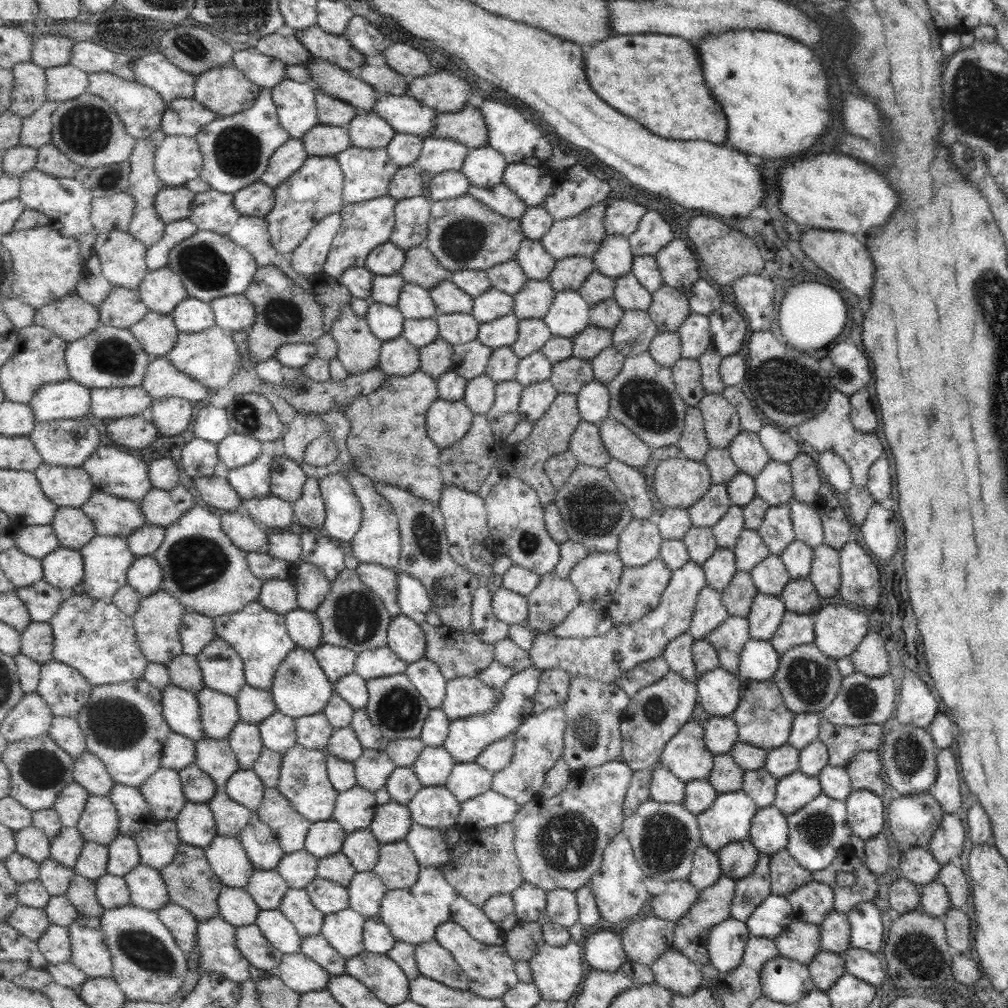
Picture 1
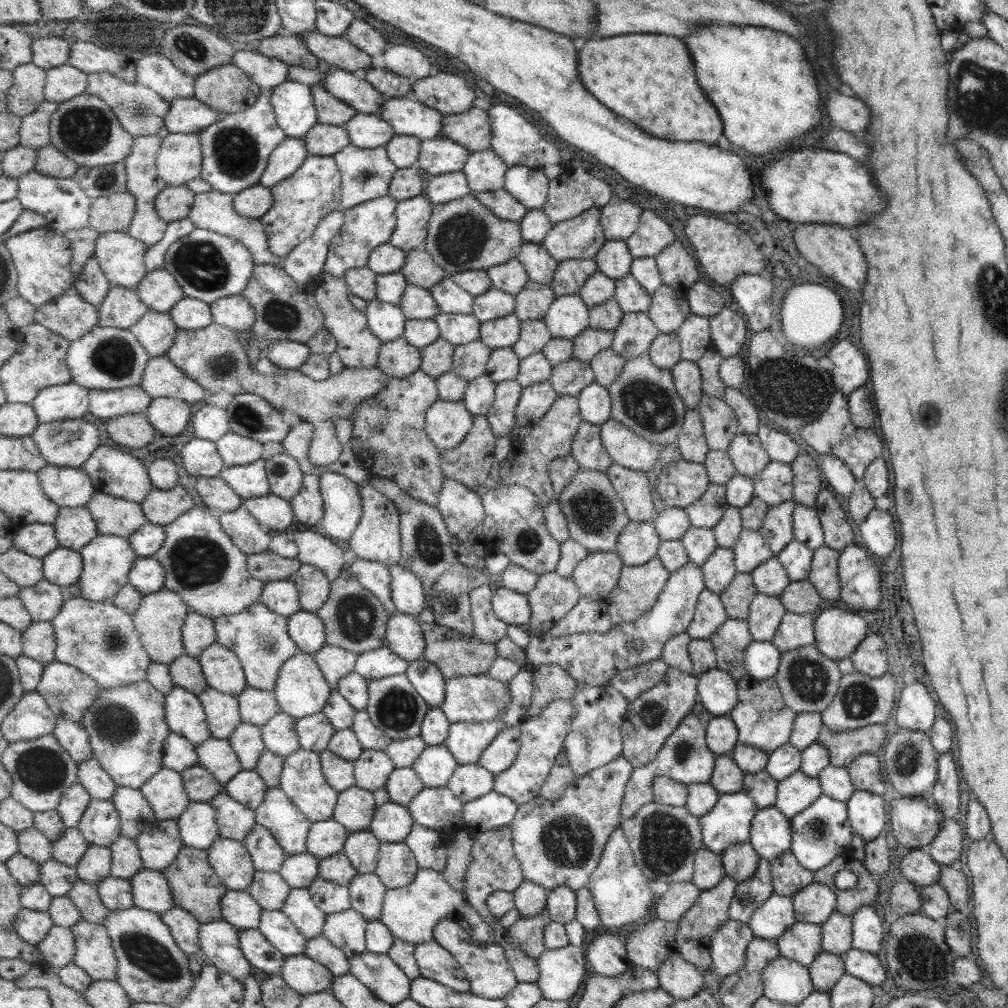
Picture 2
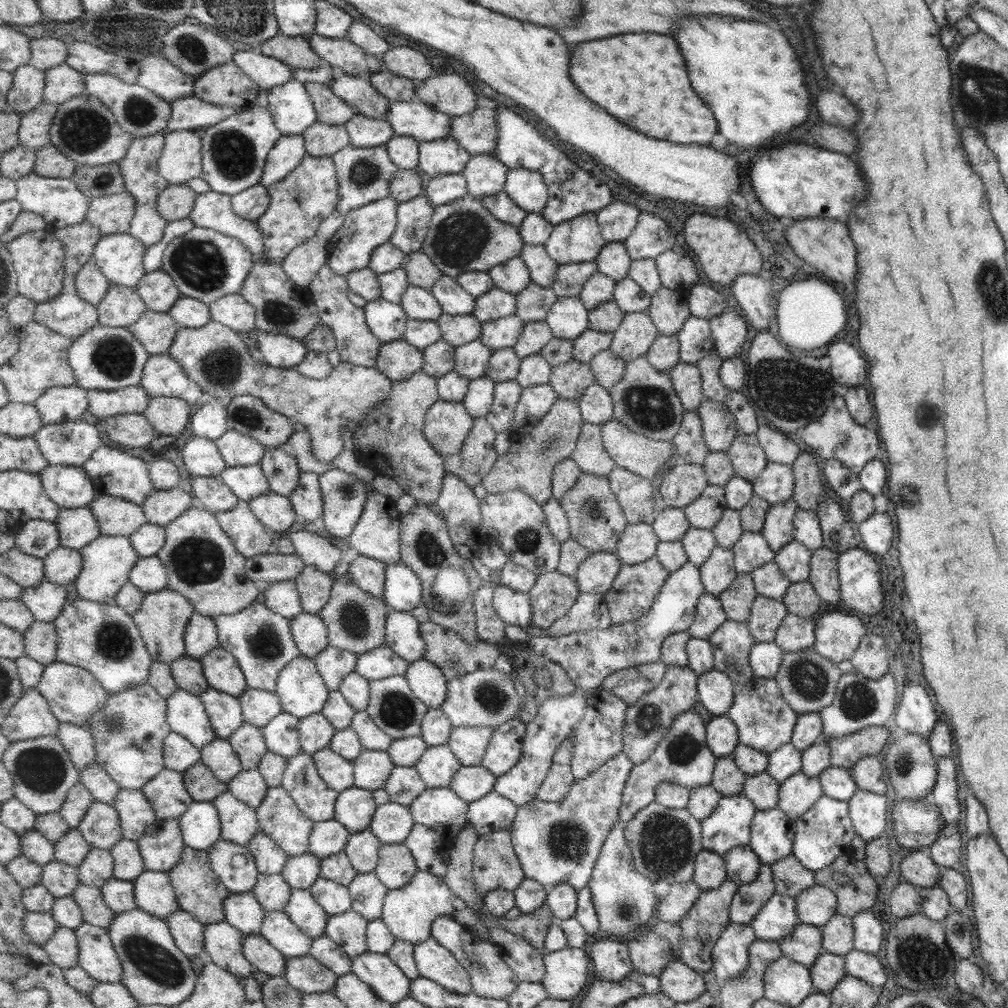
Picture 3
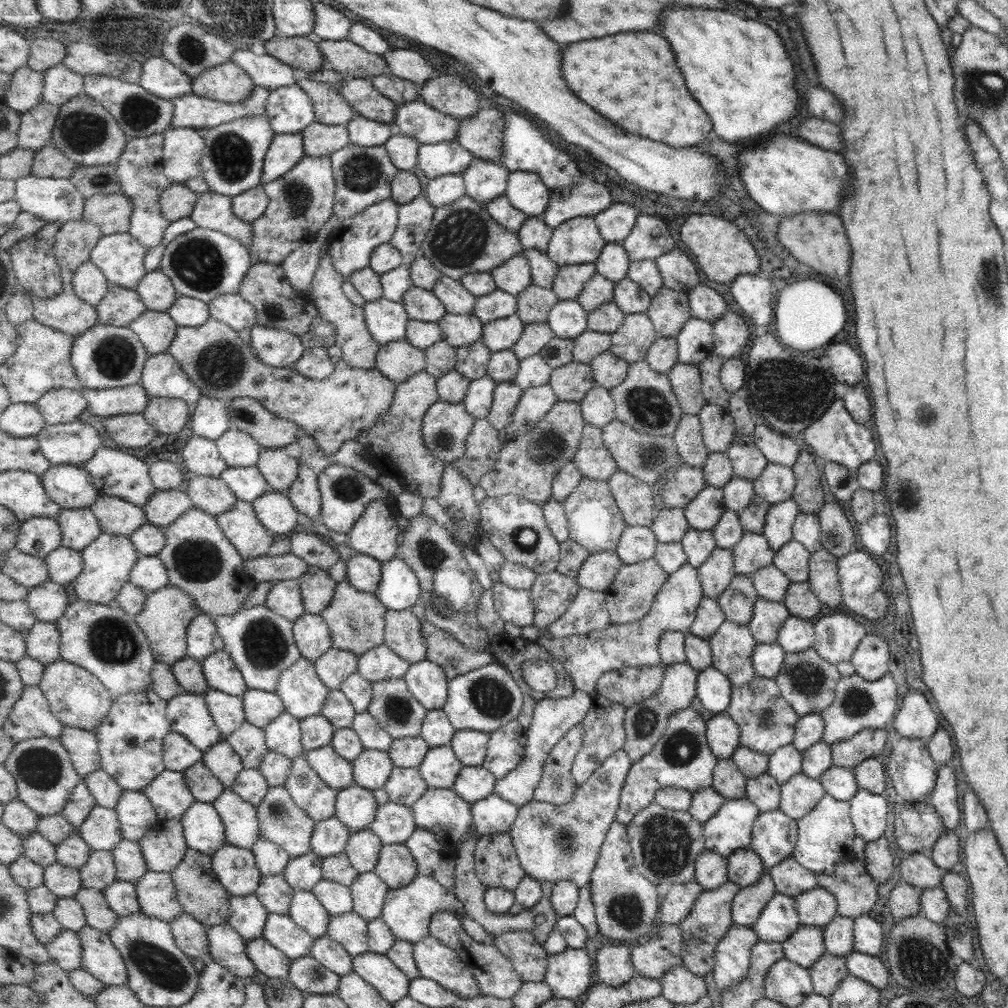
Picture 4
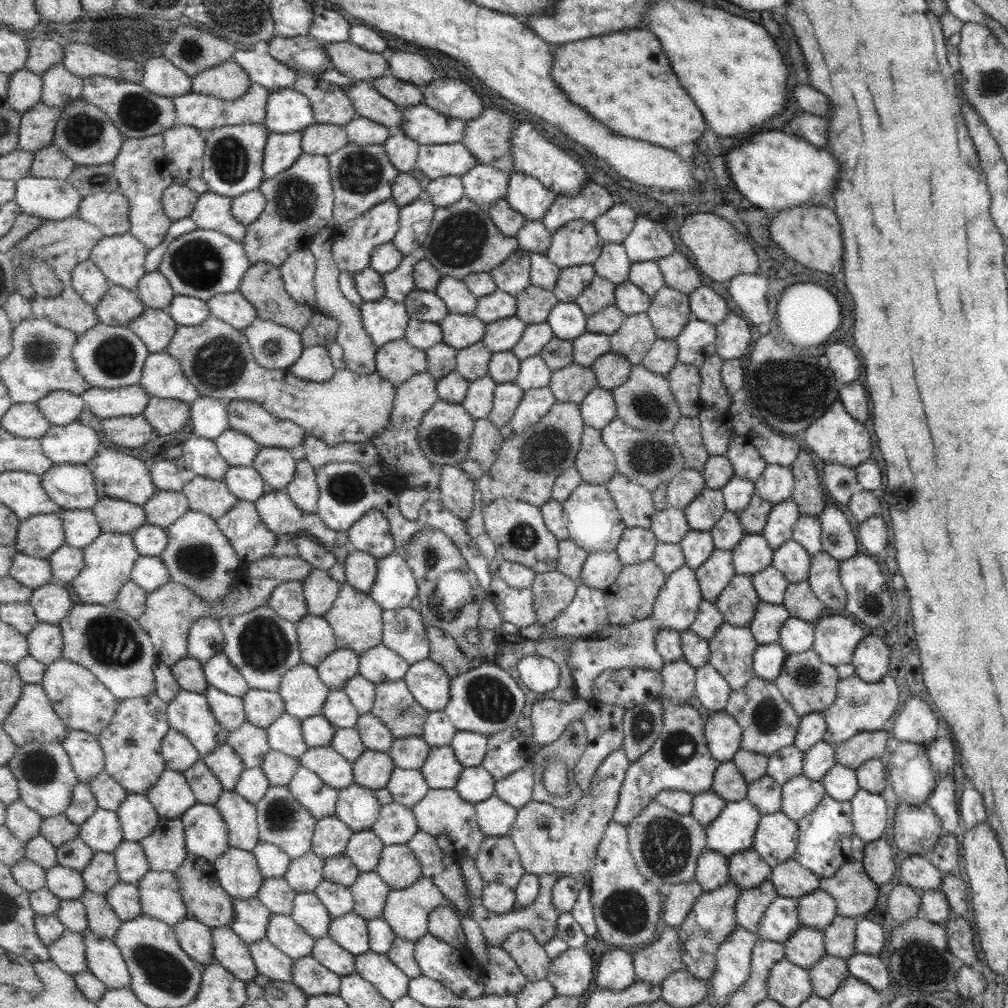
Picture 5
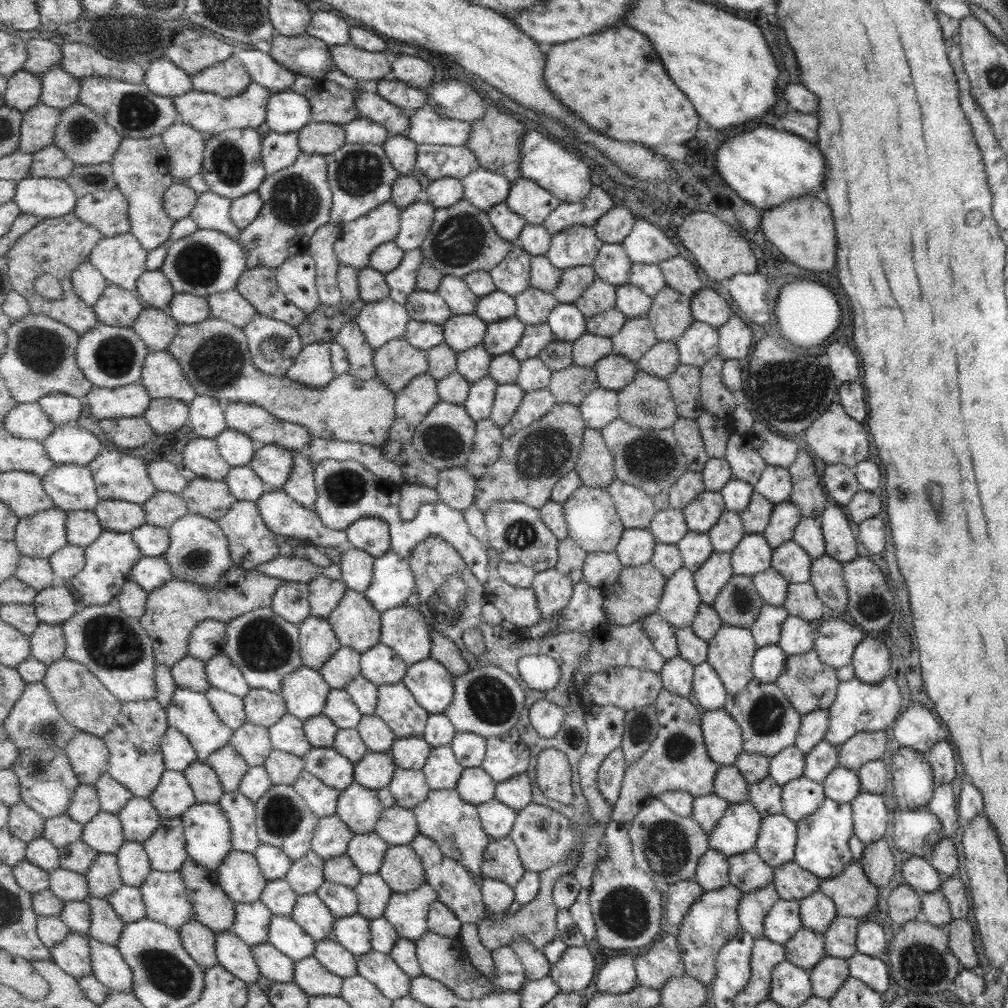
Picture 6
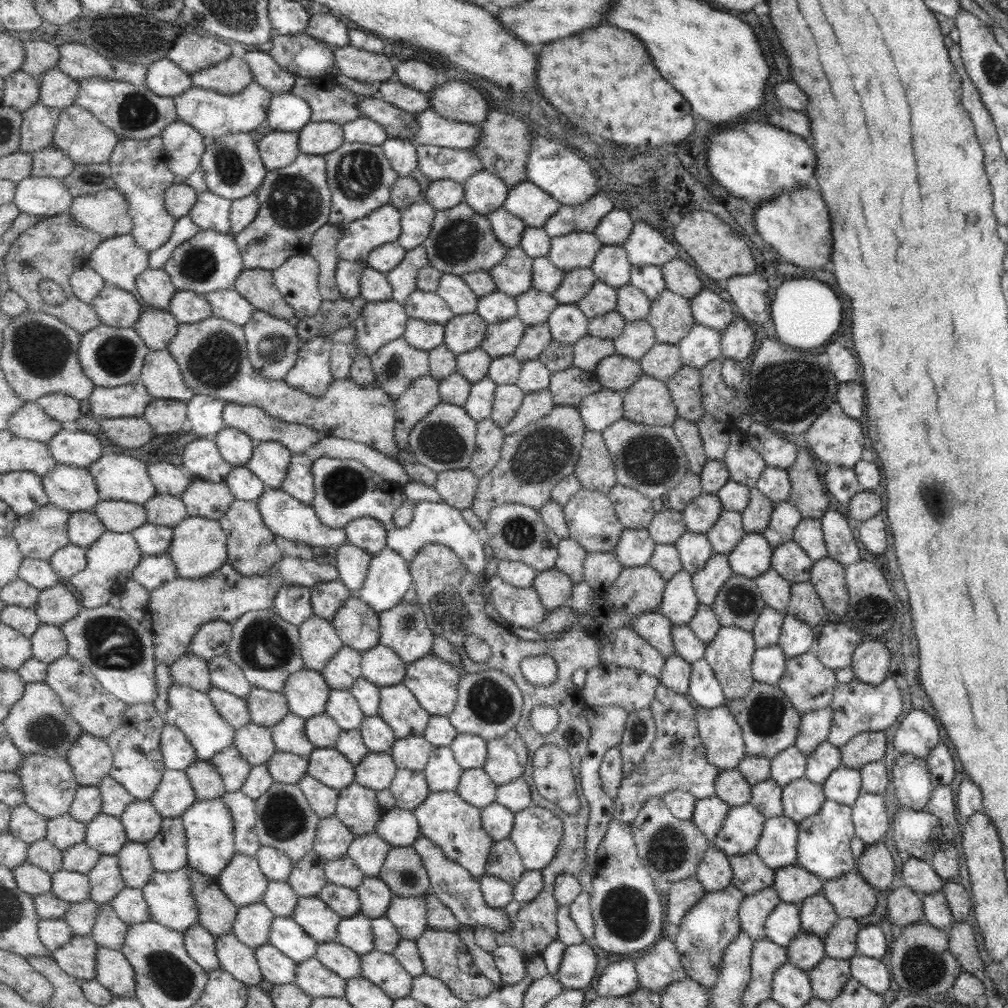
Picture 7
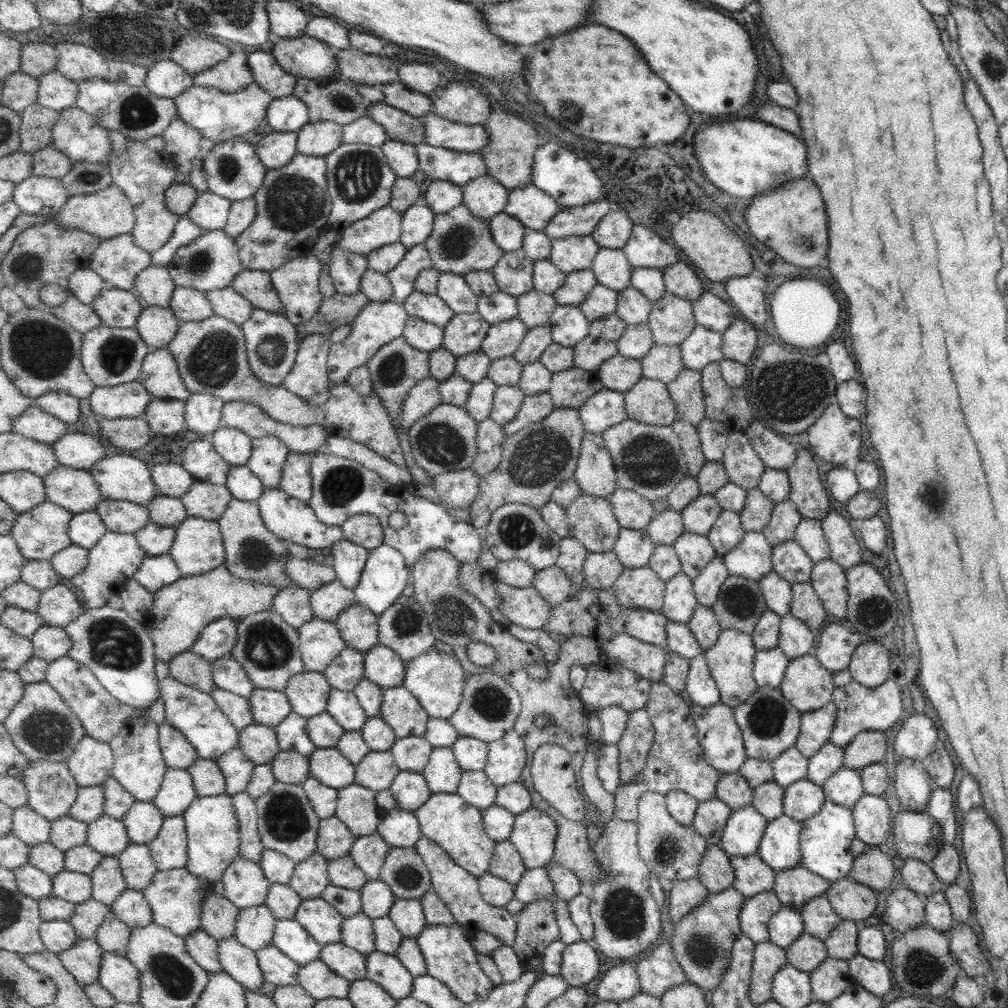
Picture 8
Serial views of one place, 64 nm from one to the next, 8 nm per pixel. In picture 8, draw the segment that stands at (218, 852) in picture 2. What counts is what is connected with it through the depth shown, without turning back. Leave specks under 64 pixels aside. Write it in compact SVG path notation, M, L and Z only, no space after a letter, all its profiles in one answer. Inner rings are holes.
M242 854L223 874L222 883L224 884L224 895L231 899L231 902L234 902L240 910L265 905L272 885L270 879L263 872L263 867L258 862L245 858Z

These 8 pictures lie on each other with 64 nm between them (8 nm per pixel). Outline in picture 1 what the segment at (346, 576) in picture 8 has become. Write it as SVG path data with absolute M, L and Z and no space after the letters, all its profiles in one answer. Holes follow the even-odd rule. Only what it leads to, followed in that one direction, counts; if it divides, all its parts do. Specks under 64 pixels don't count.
M361 561L355 570L361 576L363 583L379 594L393 616L402 614L401 605L399 605L400 581L397 569Z

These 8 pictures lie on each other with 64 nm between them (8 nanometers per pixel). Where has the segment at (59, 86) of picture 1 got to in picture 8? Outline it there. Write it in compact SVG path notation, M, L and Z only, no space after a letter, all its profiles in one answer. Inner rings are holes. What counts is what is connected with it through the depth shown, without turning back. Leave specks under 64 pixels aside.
M55 69L39 78L38 103L59 112L76 106L79 95L78 82L67 78Z

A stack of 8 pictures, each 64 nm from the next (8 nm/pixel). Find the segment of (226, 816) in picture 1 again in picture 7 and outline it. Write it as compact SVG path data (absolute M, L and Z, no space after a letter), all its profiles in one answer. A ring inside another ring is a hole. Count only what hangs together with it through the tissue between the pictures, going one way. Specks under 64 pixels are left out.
M242 790L225 793L222 796L235 820L235 846L238 852L252 857L258 857L262 848L261 839L258 836L258 810L256 800Z

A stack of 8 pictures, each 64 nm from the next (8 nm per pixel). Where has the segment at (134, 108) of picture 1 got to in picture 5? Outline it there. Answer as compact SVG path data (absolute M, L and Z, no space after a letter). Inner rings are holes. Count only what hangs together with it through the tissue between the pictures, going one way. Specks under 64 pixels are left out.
M93 75L83 80L82 98L99 106L110 115L111 121L122 130L127 138L145 138L164 133L173 128L179 118L174 100L152 94L142 83L127 82L123 79Z

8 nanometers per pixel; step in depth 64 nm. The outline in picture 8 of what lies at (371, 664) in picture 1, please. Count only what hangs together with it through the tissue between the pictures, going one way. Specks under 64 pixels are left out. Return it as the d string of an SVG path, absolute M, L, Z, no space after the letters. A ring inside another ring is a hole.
M379 644L366 652L366 677L382 688L401 686L406 680L406 664L391 647Z

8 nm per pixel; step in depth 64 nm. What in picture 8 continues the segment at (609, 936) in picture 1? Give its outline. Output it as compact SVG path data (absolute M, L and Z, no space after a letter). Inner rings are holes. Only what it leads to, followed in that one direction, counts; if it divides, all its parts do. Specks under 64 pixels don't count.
M623 960L606 972L598 984L596 994L601 1001L621 1001L637 996L641 990L636 965Z

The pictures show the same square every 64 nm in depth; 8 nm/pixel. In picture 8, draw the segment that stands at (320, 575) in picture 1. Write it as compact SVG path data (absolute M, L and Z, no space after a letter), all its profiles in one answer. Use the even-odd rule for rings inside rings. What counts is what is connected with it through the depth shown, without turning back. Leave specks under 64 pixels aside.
M335 580L318 589L312 590L312 606L315 617L337 622L339 615L356 602L354 589Z

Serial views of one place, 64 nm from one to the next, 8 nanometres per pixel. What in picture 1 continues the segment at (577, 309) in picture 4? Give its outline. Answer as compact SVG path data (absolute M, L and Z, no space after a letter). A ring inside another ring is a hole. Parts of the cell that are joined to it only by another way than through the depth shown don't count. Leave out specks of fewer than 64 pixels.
M579 291L557 292L554 305L544 321L555 337L577 337L590 325L590 305Z

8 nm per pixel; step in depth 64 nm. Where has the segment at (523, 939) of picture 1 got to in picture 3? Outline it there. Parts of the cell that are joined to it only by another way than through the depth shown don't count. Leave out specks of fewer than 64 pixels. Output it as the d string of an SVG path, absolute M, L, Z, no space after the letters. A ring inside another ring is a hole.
M548 903L542 908L530 914L521 913L517 918L507 921L504 918L496 917L496 922L511 932L513 935L521 936L528 941L541 955L548 953L546 948L546 937L550 925L554 922L555 916L552 914Z

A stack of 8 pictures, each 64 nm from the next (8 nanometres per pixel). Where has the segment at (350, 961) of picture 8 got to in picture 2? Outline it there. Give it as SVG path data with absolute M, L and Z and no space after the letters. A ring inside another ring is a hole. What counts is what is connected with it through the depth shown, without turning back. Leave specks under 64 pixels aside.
M324 935L306 940L305 955L327 966L335 978L350 973L350 959Z

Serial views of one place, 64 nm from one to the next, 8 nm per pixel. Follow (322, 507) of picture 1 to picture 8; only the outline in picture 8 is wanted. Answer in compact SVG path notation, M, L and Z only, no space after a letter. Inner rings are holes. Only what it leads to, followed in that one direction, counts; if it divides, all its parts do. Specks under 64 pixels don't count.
M291 452L283 470L283 479L279 488L293 498L311 501L314 494L311 456Z

